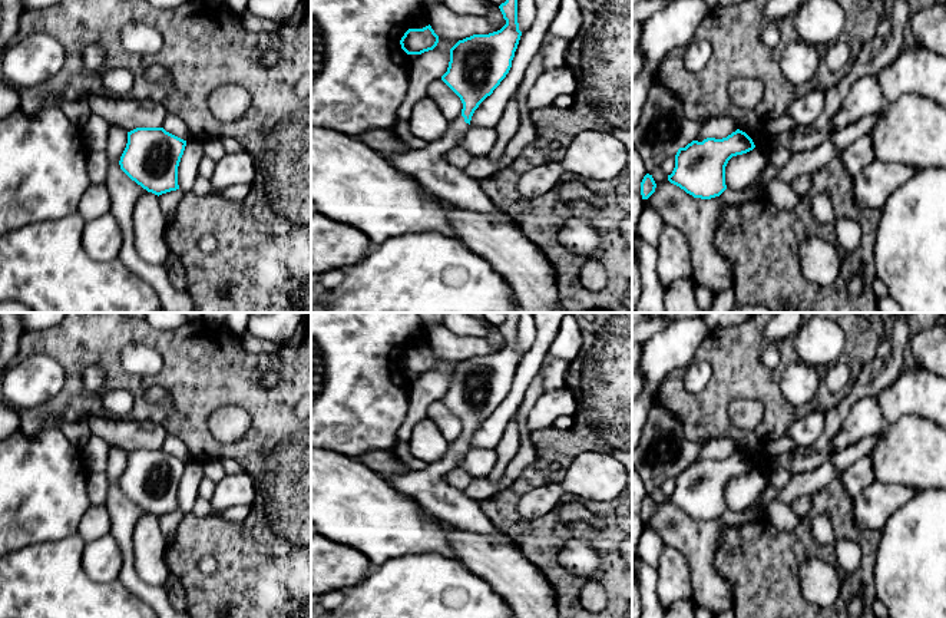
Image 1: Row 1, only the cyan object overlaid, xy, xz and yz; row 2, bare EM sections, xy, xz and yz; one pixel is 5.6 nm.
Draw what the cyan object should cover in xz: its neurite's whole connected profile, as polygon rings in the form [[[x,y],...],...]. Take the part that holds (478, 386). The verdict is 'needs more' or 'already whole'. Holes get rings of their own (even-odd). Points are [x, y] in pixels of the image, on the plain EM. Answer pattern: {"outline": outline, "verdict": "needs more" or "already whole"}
{"outline": [[[507,313],[507,320],[499,327],[506,346],[489,356],[473,356],[459,361],[450,370],[450,383],[441,401],[460,419],[463,424],[462,436],[449,443],[446,455],[434,463],[427,463],[423,470],[407,470],[403,475],[384,476],[401,495],[414,499],[419,506],[431,518],[446,522],[457,529],[473,532],[482,536],[506,538],[510,536],[483,513],[480,502],[469,498],[447,483],[446,475],[450,473],[470,449],[470,442],[479,426],[493,414],[512,389],[512,381],[517,370],[522,353],[517,344],[517,313]]], "verdict": "needs more"}

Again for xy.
{"outline": [[[136,449],[128,453],[120,490],[148,513],[162,516],[179,510],[178,488],[186,462],[163,449]]], "verdict": "already whole"}

